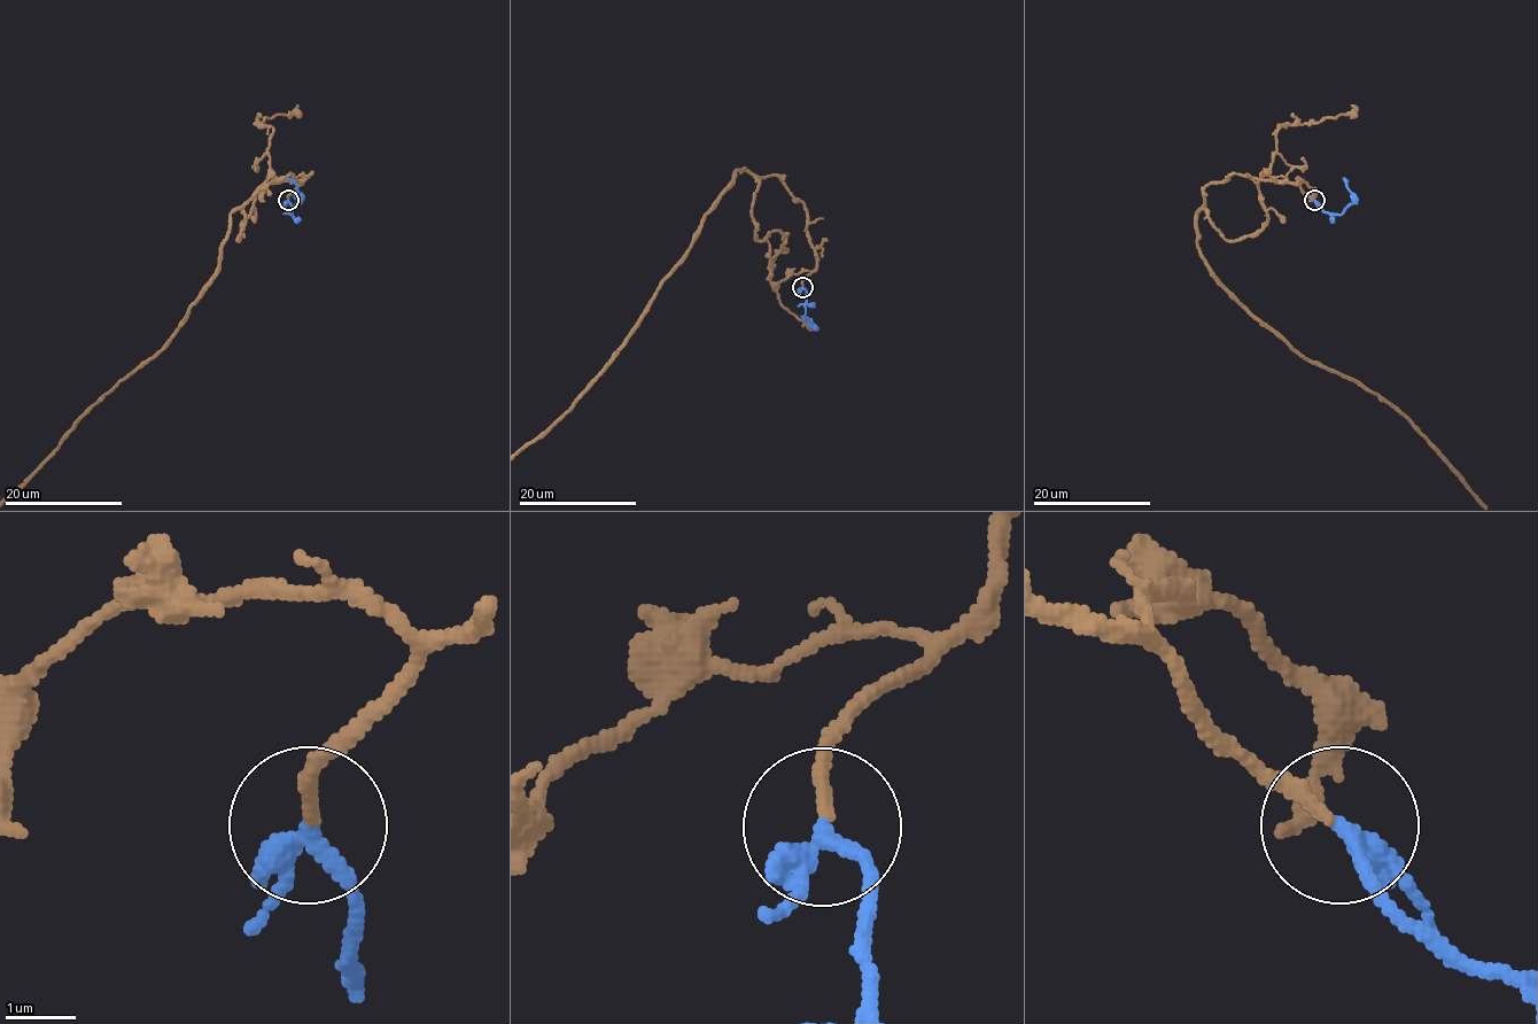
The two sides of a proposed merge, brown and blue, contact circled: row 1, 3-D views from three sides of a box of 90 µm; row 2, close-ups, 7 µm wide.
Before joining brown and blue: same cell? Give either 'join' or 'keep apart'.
join

